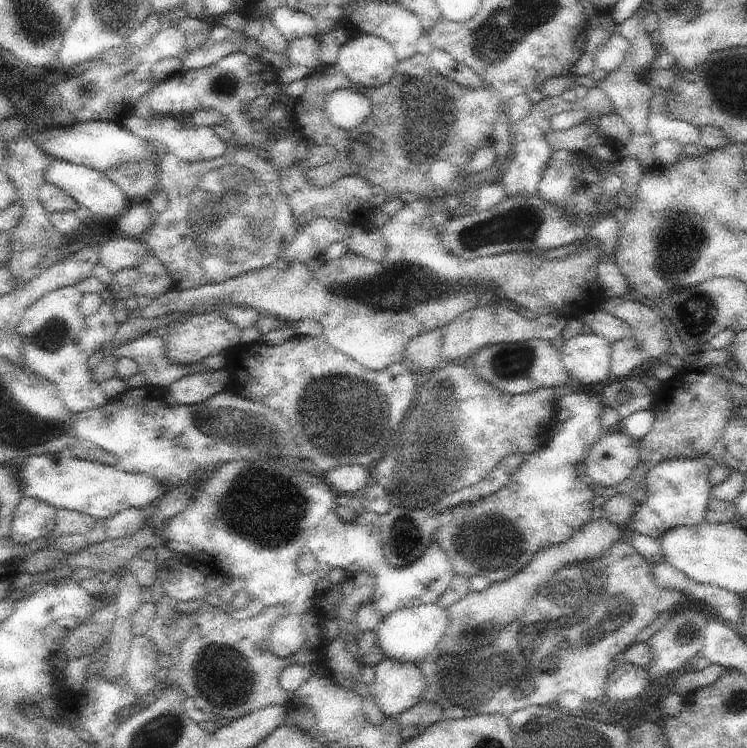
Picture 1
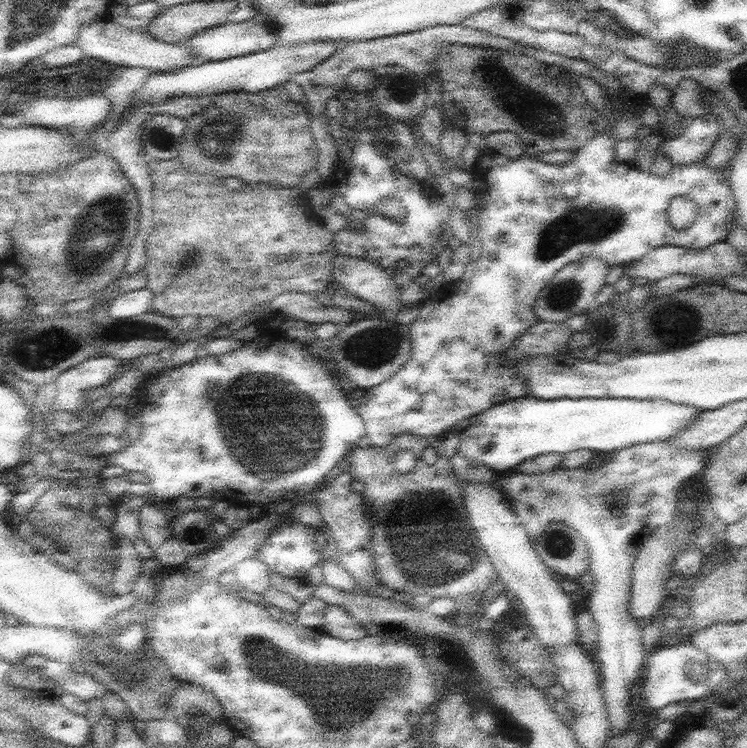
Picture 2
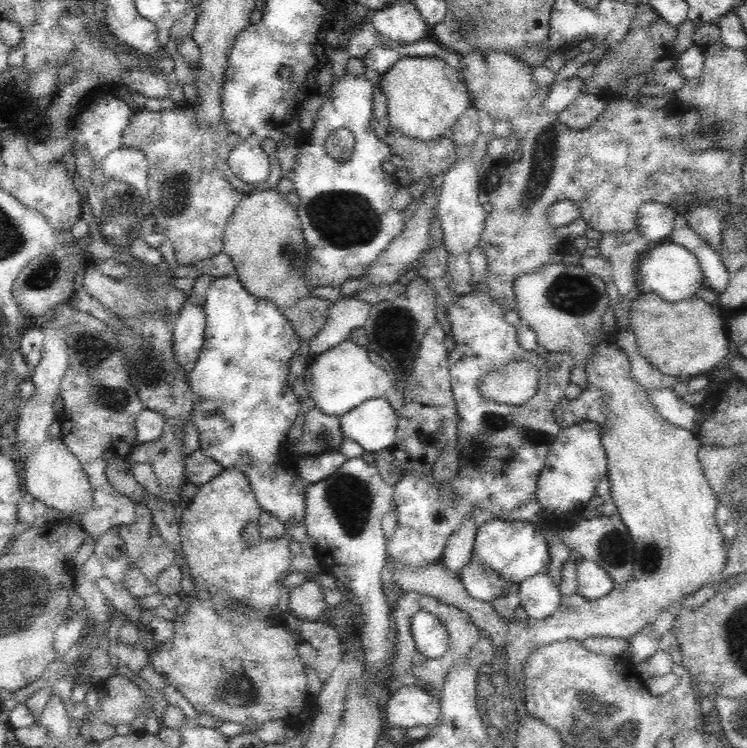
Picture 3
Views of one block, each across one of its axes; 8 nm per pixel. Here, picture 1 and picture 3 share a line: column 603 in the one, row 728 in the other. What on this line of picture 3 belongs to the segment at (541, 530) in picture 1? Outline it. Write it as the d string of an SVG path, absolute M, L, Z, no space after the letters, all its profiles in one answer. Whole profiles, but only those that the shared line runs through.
M418 686L402 687L392 693L384 713L389 725L396 728L426 726L432 731L440 724L440 699Z

